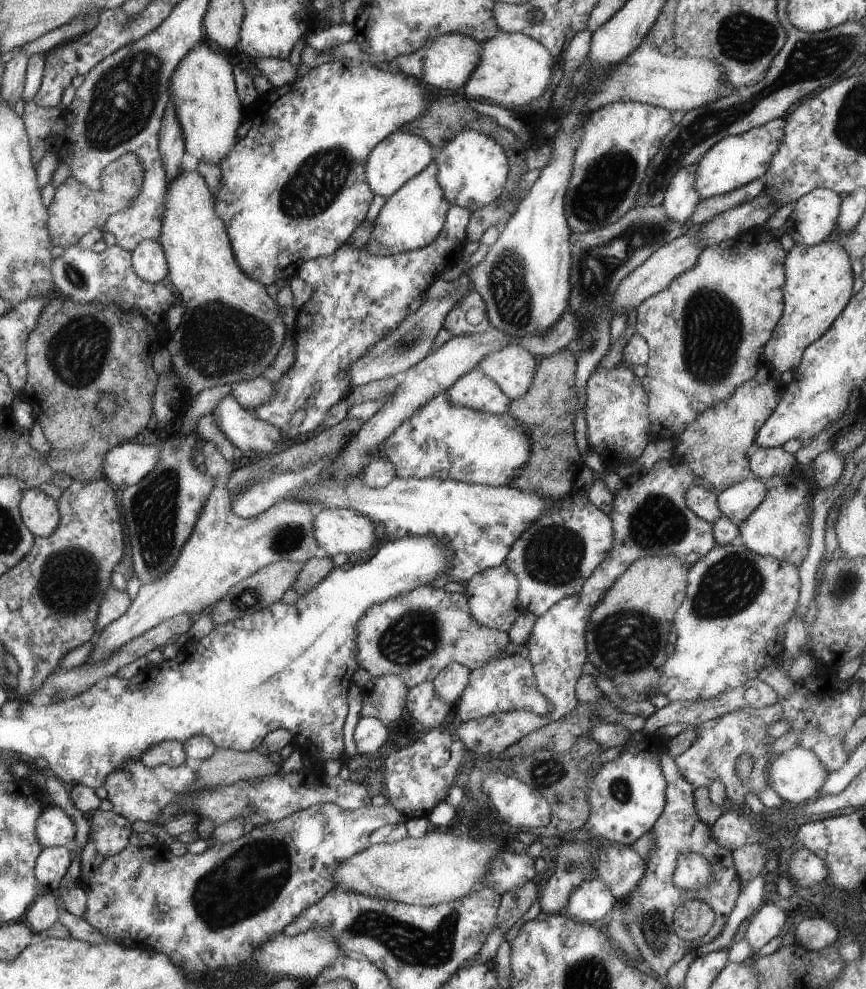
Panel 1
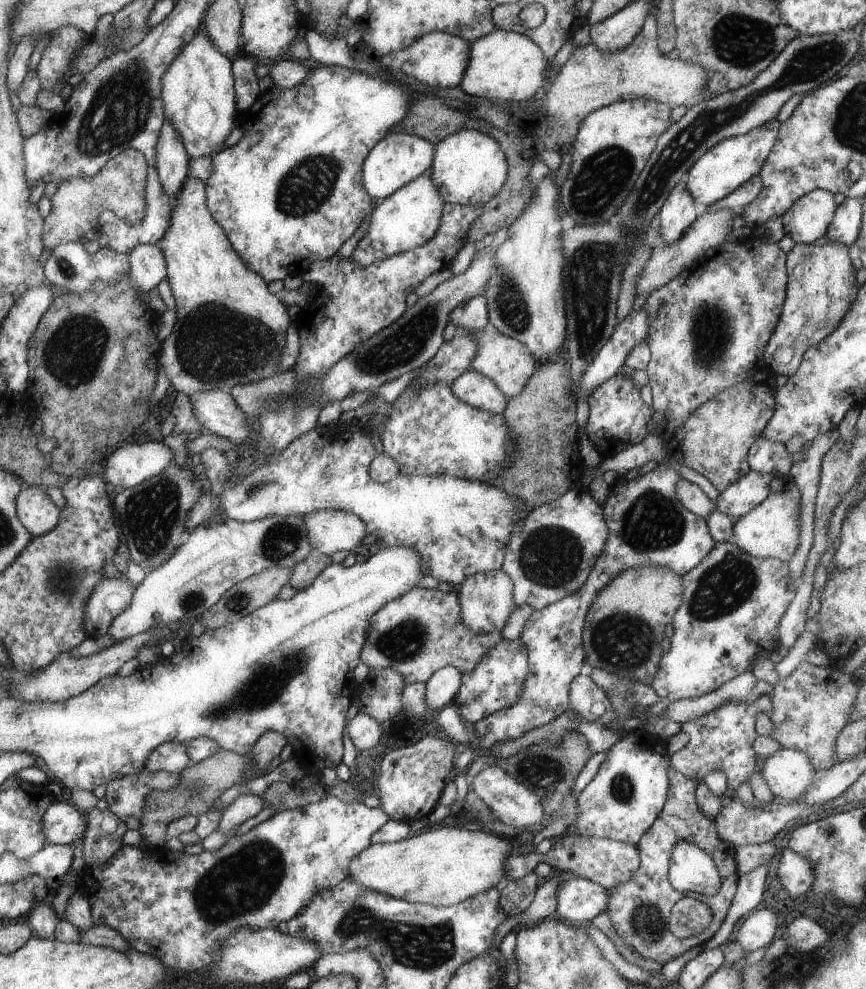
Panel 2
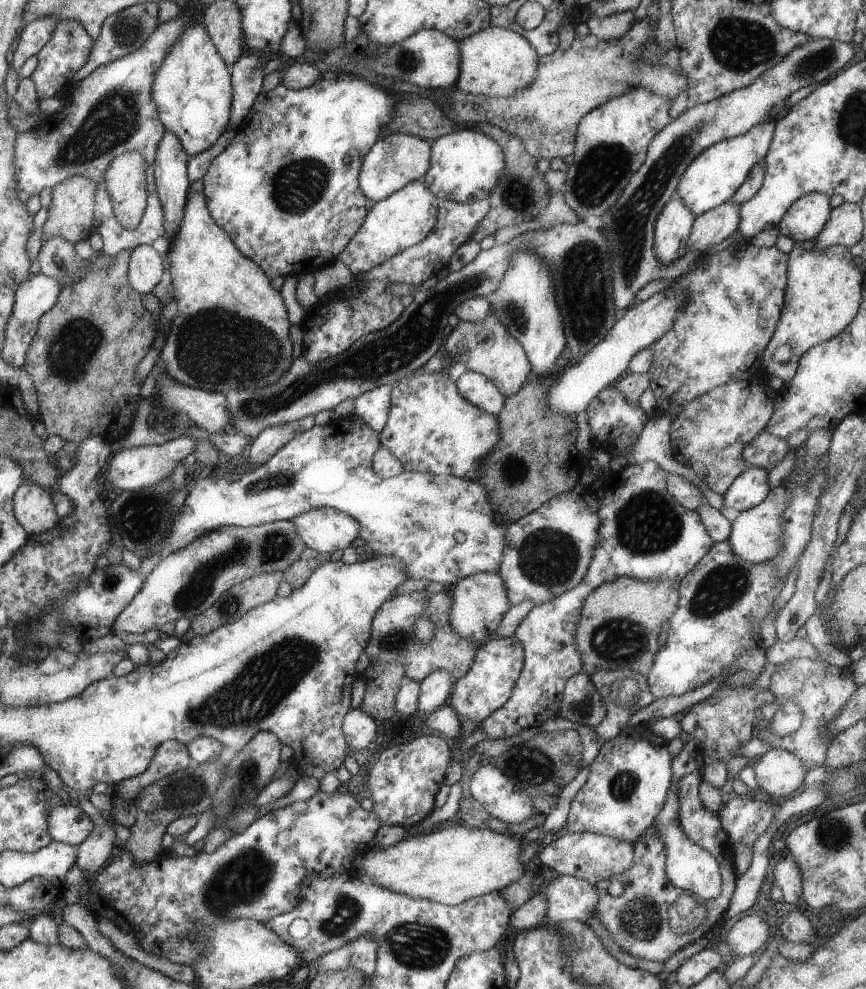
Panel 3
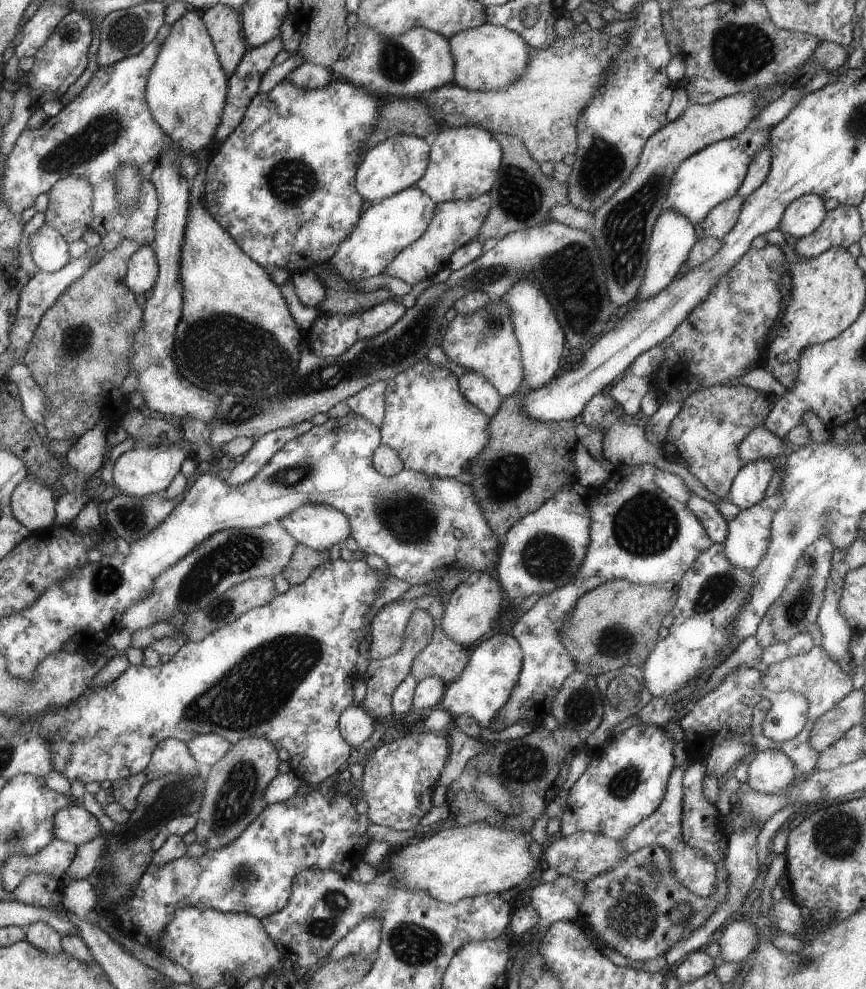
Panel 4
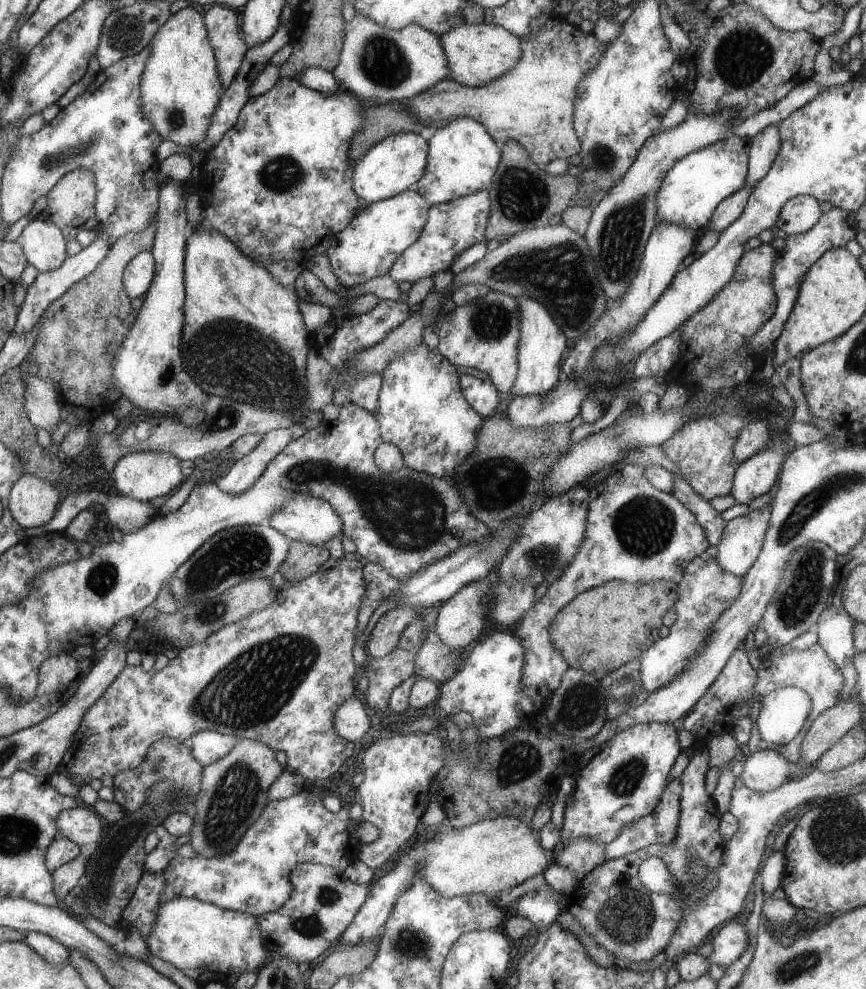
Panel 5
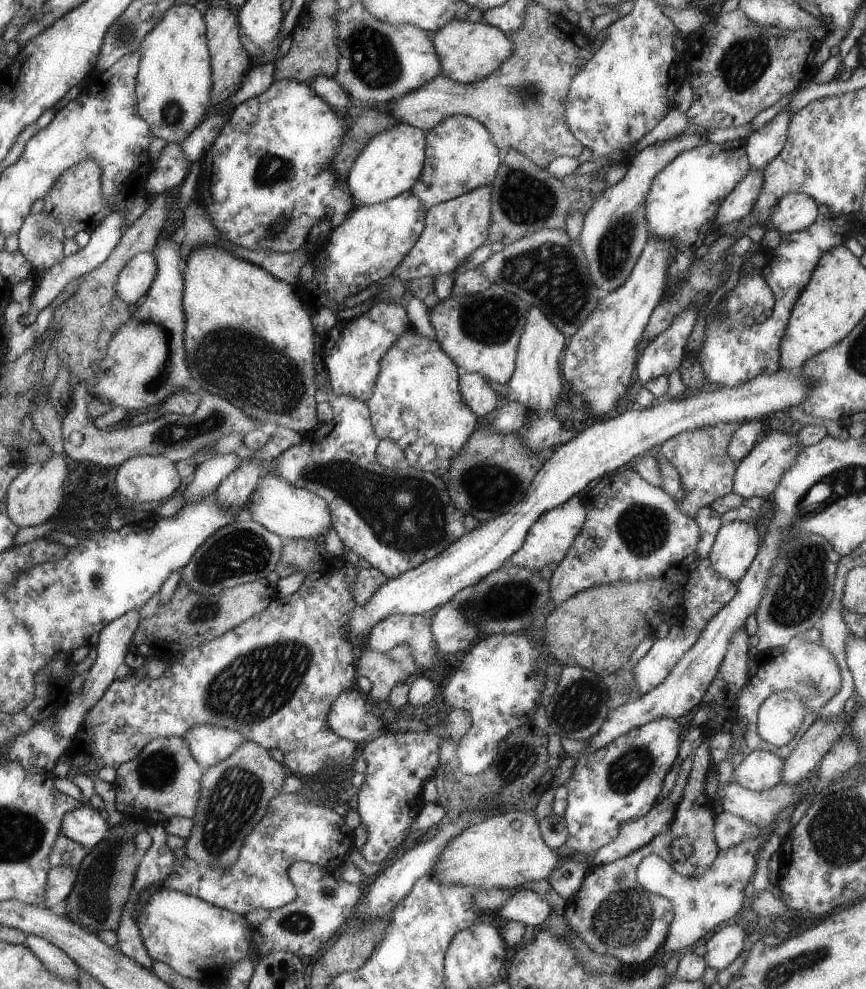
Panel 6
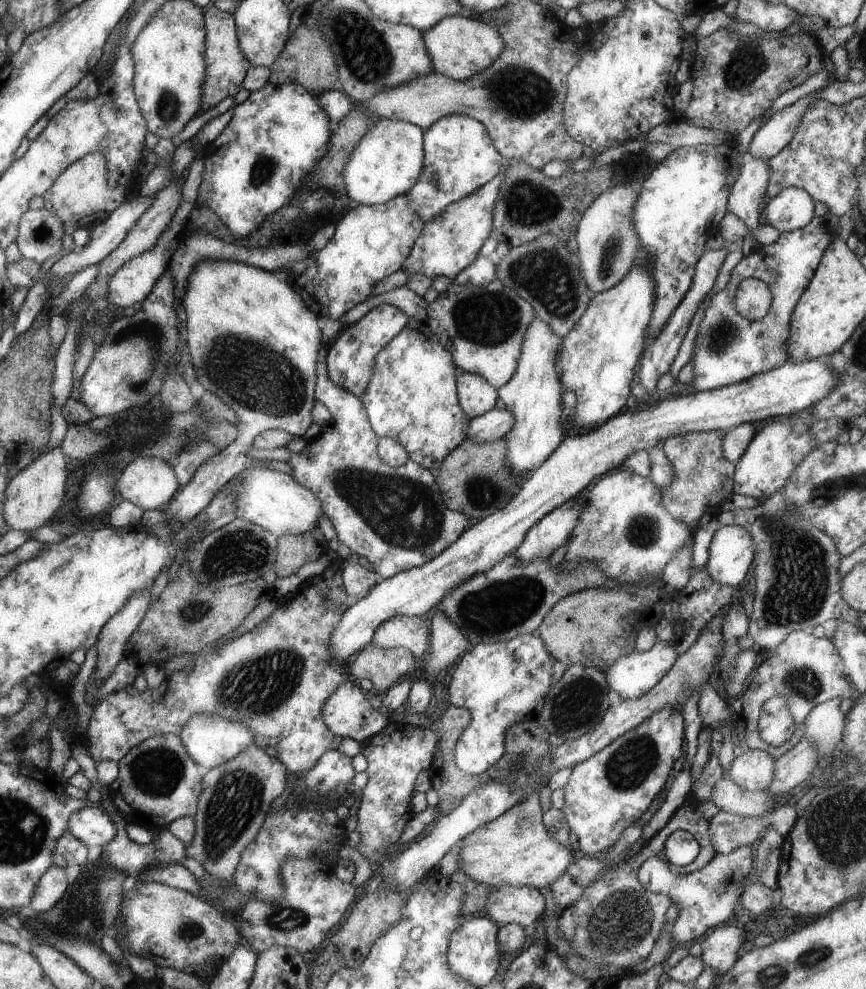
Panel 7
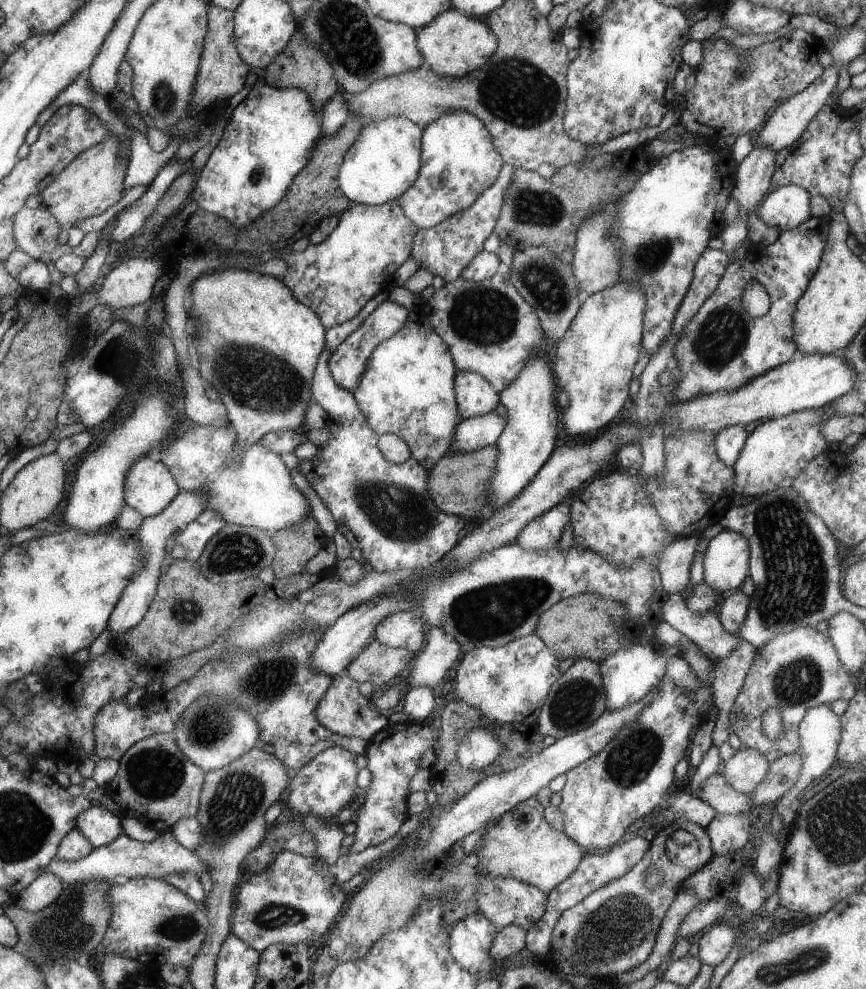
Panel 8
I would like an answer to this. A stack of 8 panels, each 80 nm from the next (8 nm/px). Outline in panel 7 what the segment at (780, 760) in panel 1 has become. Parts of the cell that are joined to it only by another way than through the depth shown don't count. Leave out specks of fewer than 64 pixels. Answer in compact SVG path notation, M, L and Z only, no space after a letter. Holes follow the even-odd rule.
M745 748L726 771L731 782L742 790L764 791L774 778L774 760L768 752Z

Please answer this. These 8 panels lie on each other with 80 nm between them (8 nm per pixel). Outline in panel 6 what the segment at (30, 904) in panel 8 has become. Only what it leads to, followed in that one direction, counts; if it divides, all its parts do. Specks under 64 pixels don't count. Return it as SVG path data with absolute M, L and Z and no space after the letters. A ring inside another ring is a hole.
M52 867L47 875L47 890L44 890L42 906L50 908L54 914L63 915L65 901L72 893L76 876L74 868Z

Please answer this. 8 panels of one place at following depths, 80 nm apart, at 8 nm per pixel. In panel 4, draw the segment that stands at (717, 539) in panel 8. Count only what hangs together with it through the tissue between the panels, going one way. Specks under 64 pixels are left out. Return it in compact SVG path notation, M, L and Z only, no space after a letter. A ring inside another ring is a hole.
M778 490L772 496L764 497L758 504L741 510L728 523L728 536L723 542L723 553L734 566L751 571L766 556L771 537L771 522L773 521L774 513L783 505L783 498L783 492Z

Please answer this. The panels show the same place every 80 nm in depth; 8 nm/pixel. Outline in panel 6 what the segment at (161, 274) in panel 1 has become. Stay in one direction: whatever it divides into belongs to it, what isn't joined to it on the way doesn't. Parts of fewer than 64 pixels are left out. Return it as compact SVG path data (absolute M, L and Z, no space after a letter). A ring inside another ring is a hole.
M154 252L139 253L132 258L127 266L120 270L119 278L116 278L115 291L120 300L128 306L139 304L139 300L149 292L157 270L158 262Z

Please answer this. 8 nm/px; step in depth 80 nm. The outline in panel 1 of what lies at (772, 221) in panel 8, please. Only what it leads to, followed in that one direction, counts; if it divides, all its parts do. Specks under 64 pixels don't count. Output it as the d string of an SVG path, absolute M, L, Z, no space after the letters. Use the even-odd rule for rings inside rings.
M811 190L797 200L785 222L785 233L792 237L796 245L810 247L833 239L841 202L842 198L833 190Z

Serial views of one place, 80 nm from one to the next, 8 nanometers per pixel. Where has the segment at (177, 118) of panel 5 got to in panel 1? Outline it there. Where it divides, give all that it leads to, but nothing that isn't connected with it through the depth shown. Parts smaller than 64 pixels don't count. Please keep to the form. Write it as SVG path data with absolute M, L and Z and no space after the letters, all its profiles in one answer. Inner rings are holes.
M196 46L180 61L174 73L171 74L170 93L177 110L177 117L182 125L185 152L196 156L200 163L218 165L227 154L238 145L238 126L242 122L242 106L240 97L234 86L235 74L232 74L232 64L226 56L212 52L208 46Z

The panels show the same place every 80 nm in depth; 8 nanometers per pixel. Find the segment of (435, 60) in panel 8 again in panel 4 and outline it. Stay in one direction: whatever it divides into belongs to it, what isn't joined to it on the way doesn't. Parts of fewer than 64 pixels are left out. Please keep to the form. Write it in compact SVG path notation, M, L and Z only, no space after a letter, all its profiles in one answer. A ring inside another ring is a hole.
M486 22L448 40L455 58L454 84L466 90L497 91L514 83L527 71L531 48L519 34L503 26Z

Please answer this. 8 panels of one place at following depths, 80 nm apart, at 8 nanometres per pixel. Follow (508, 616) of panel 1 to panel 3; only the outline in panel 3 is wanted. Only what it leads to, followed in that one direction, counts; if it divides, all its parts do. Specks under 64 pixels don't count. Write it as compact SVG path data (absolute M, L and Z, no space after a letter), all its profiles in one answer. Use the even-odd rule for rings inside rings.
M477 573L460 580L449 589L452 598L451 626L452 630L462 638L472 640L476 644L486 642L499 628L501 620L513 606L508 600L504 580L498 573Z

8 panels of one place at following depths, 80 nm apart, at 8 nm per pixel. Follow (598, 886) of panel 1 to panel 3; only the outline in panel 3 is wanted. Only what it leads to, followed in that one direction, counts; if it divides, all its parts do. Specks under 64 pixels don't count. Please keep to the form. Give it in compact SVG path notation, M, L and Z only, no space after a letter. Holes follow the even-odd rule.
M559 875L542 891L546 898L546 921L558 926L565 921L579 921L587 924L594 917L598 890L596 885L569 875Z

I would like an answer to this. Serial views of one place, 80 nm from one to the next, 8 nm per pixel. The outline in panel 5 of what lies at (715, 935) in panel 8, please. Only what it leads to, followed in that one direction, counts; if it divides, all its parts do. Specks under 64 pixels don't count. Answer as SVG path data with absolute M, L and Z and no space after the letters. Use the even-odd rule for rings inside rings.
M735 921L722 926L710 942L713 946L712 954L708 958L710 964L727 968L736 962L748 948L750 940L747 931L748 928Z

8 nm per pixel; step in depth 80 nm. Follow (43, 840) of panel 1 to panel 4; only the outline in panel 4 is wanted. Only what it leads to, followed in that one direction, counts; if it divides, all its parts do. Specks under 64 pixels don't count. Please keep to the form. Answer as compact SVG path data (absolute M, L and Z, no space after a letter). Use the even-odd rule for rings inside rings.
M73 803L55 814L55 839L60 839L77 847L96 838L102 828L98 819L84 807Z

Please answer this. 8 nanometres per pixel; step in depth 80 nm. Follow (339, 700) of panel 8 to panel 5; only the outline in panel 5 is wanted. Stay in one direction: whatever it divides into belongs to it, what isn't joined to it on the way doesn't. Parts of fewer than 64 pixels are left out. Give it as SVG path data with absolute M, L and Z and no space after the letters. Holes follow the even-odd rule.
M352 694L344 705L335 713L335 730L339 732L347 742L360 743L364 734L370 730L370 716L366 712L366 706L358 699L358 694Z

